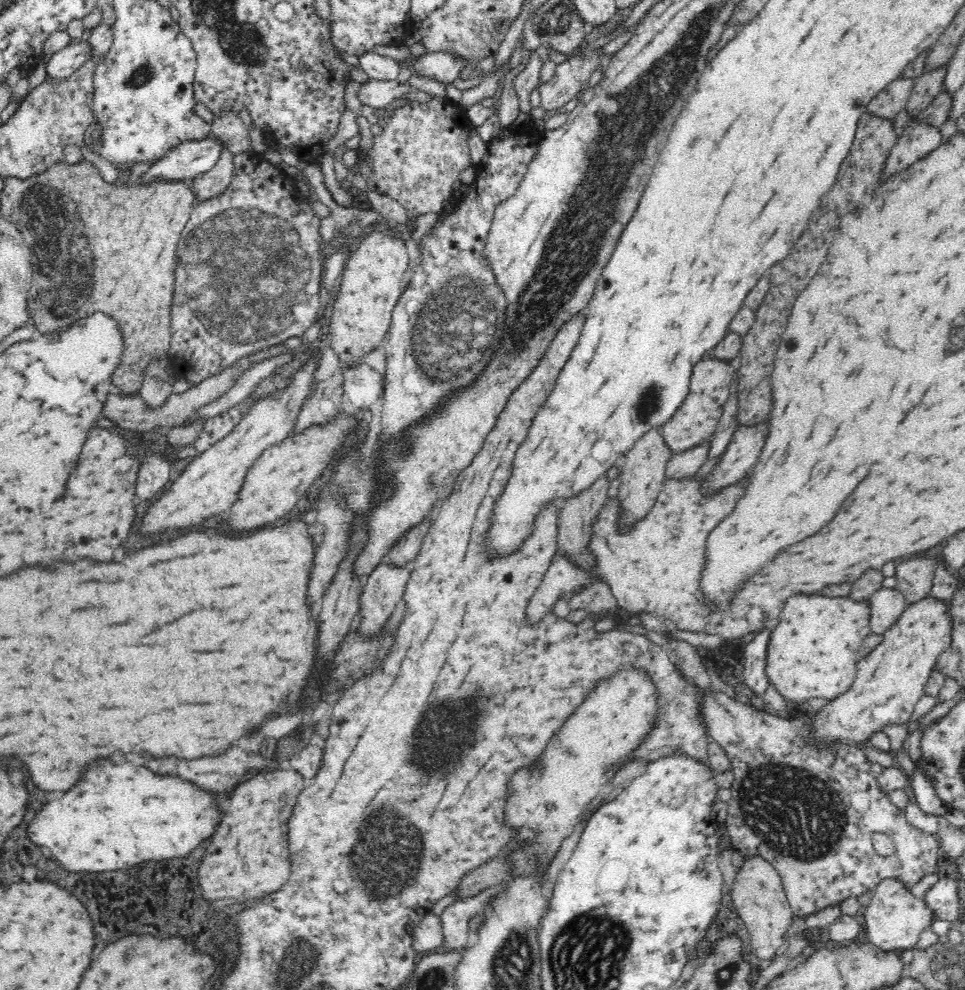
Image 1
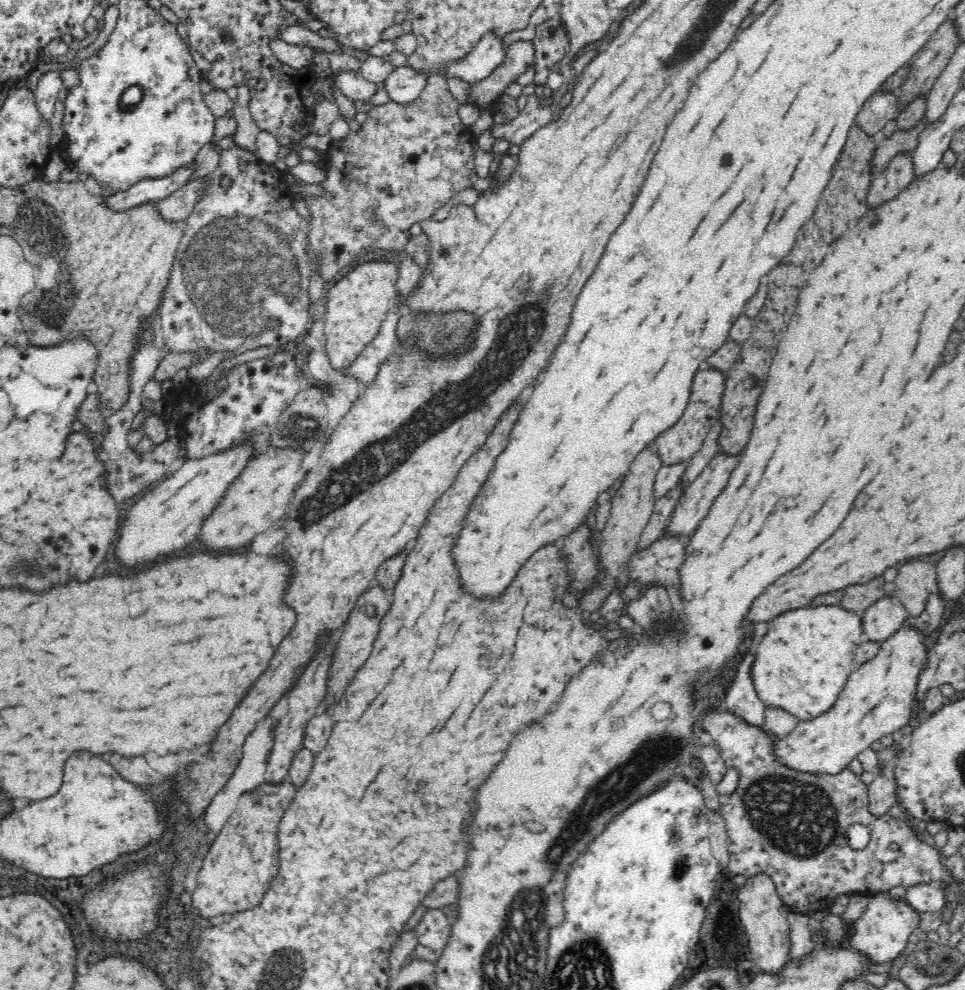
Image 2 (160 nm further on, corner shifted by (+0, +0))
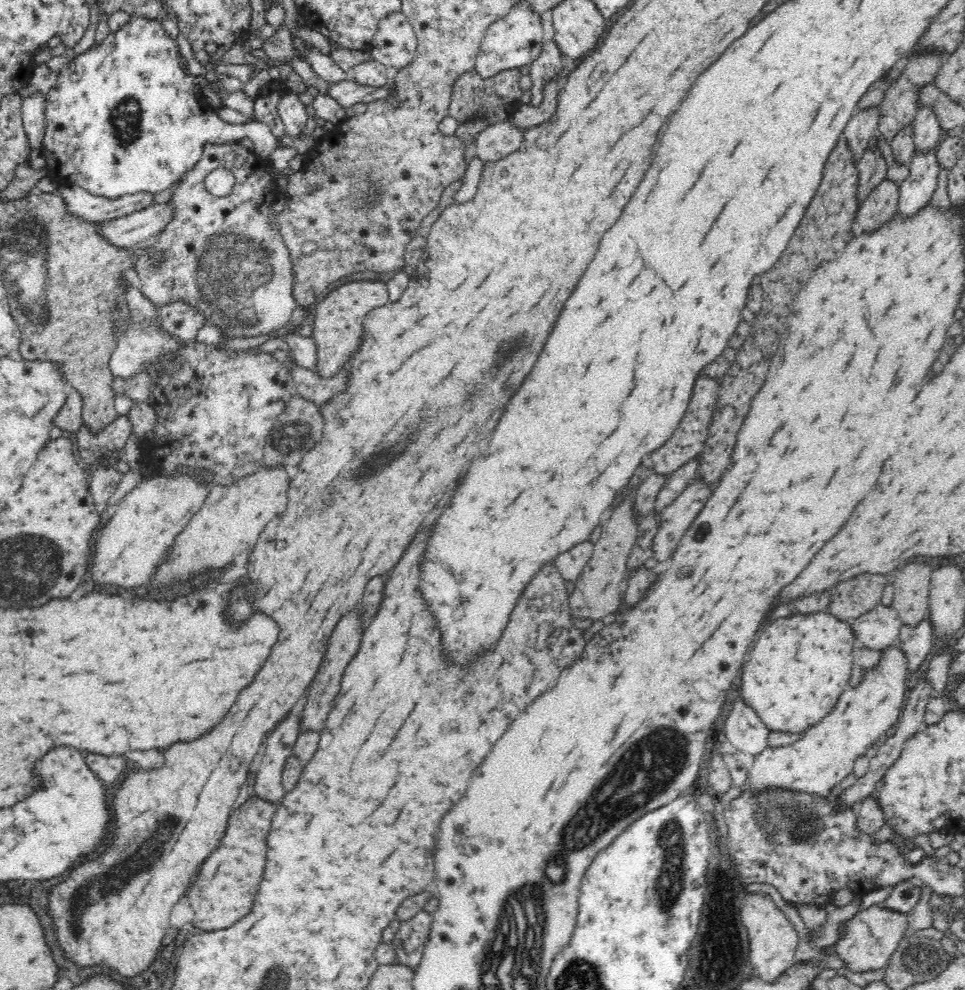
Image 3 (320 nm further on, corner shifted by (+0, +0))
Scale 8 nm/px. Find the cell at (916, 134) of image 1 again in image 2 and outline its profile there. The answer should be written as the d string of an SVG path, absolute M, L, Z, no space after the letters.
M910 153L897 154L885 169L874 174L866 196L870 208L878 208L884 202L896 198L914 178Z

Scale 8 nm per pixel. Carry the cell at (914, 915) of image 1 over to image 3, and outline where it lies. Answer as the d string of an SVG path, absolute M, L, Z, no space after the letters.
M880 904L861 909L853 918L844 922L834 951L843 962L843 968L852 972L878 971L887 966L892 954L908 928L908 914L884 909Z

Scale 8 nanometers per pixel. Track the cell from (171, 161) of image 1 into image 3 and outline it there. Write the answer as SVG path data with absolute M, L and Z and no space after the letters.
M75 184L60 185L55 194L66 203L66 211L74 217L90 223L100 223L128 216L152 205L152 195L146 192L108 199L90 194Z

